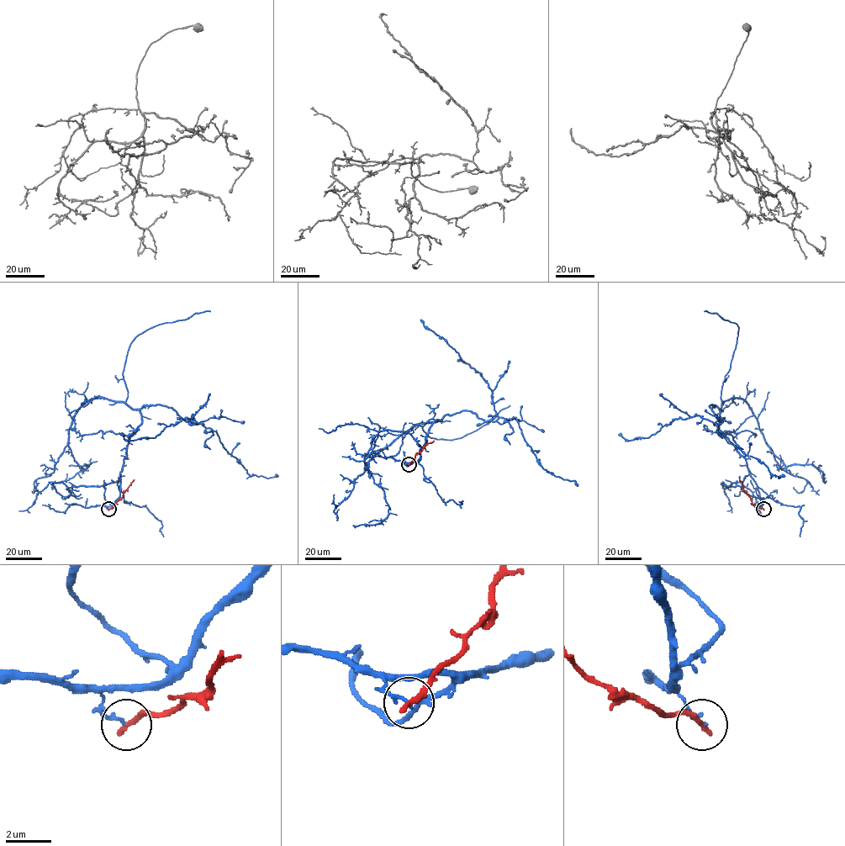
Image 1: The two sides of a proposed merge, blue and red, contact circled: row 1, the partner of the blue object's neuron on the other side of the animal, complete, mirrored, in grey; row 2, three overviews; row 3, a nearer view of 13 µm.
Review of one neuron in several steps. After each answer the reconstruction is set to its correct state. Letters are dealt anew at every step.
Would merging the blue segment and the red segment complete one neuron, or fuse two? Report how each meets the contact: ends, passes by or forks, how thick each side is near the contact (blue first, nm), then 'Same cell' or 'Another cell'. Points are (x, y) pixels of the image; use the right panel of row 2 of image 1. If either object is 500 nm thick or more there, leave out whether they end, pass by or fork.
At the ring blue ends. At the ring red ends. Thickness 130 nm (blue) against 280 nm. Another cell

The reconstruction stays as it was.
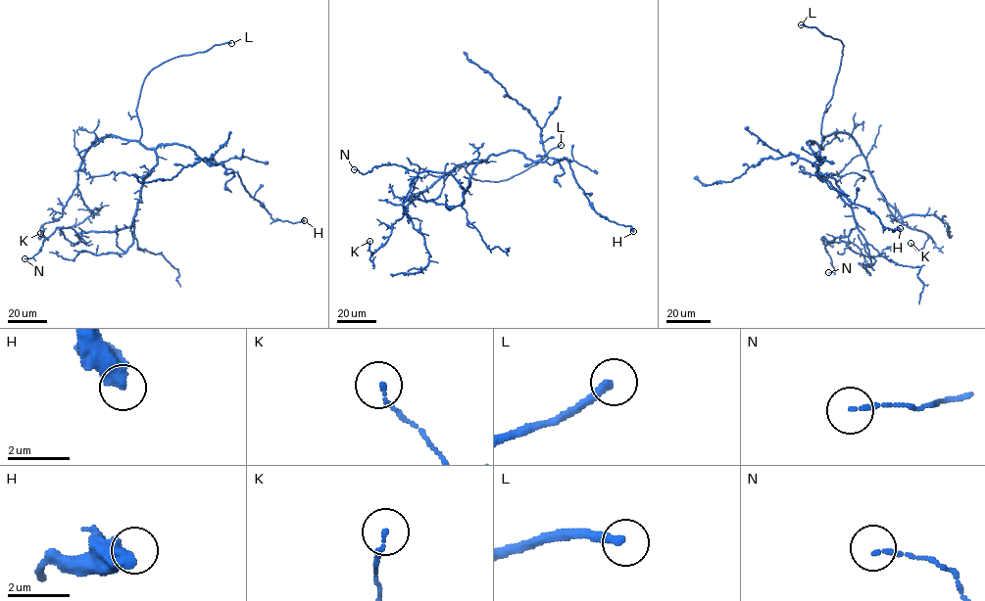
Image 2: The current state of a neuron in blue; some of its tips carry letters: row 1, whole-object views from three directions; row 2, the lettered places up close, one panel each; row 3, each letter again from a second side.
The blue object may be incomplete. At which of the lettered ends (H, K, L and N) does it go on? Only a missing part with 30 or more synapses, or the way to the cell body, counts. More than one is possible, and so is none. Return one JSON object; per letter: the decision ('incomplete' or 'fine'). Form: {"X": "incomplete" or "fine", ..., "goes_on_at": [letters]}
{"H": "fine", "K": "fine", "L": "incomplete", "N": "fine", "goes_on_at": ["L"]}

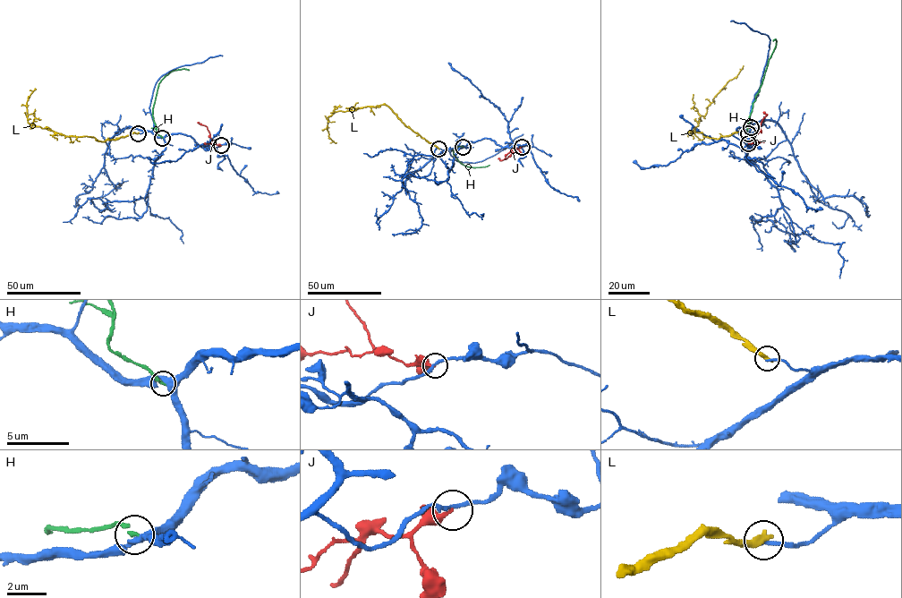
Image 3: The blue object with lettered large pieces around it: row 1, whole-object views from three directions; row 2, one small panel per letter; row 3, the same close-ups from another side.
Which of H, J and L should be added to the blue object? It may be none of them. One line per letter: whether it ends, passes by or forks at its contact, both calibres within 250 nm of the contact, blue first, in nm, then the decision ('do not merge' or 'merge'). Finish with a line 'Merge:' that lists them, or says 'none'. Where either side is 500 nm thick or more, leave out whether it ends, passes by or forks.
H: it ends there; 360 nm thick on the blue side, 180 nm on the other; do not merge
J: it ends there; 190 nm thick on the blue side, 260 nm on the other; do not merge
L: it ends there; 190 nm thick on the blue side, 340 nm on the other; do not merge
Merge: none

